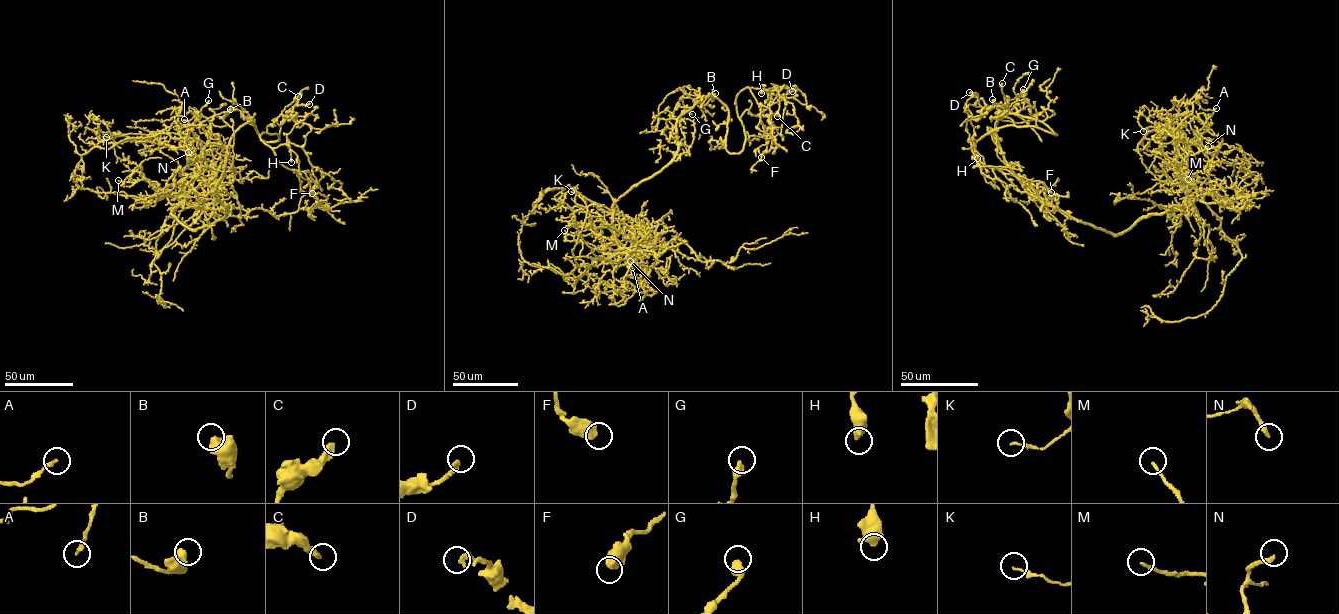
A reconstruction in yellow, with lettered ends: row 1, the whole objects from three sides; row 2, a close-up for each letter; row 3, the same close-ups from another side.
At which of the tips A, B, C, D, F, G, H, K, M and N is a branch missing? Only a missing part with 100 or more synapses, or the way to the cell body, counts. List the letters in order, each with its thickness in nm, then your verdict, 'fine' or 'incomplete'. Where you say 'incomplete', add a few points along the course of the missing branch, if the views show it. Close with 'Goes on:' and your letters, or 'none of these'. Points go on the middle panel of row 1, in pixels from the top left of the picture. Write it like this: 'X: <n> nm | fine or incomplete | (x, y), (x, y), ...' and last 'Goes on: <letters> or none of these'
A: 200 nm | fine
B: 600 nm | fine
C: 360 nm | fine
D: 200 nm | fine
F: 600 nm | fine
G: 460 nm | fine
H: 550 nm | fine
K: 140 nm | fine
M: 170 nm | fine
N: 220 nm | fine
Goes on: none of these

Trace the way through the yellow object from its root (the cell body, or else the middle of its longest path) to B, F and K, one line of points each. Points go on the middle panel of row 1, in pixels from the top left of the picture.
B: (678, 146), (677, 119), (703, 98), (713, 97), (704, 105), (694, 99), (715, 93)
F: (678, 146), (677, 119), (715, 96), (739, 153), (748, 87), (771, 114), (761, 157)
K: (678, 146), (666, 165), (614, 204), (619, 248), (638, 247), (649, 237), (646, 227), (571, 191)

